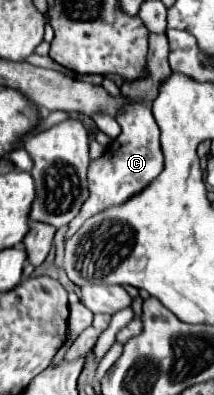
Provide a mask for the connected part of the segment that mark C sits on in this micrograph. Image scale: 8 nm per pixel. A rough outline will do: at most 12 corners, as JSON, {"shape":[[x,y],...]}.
{"shape":[[144,103],[116,115],[122,133],[88,167],[90,197],[70,223],[122,205],[164,169]]}

